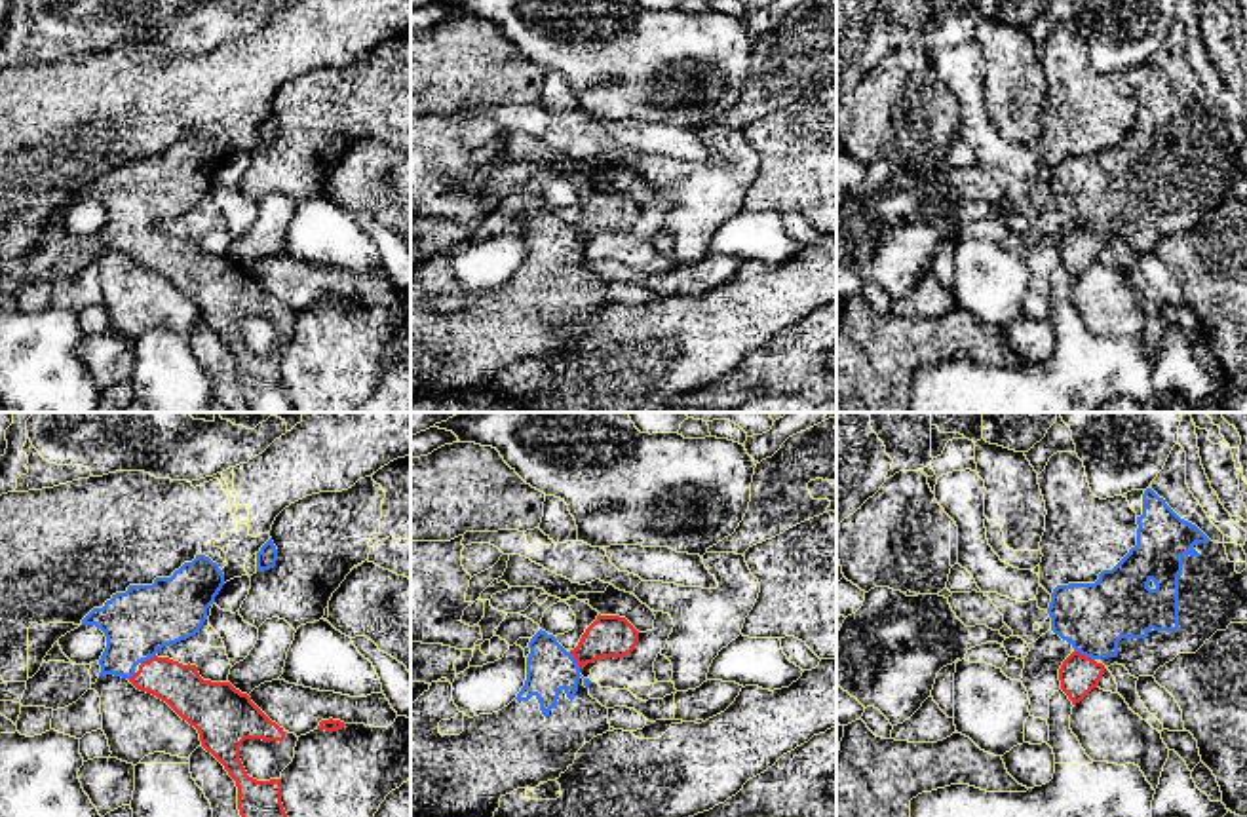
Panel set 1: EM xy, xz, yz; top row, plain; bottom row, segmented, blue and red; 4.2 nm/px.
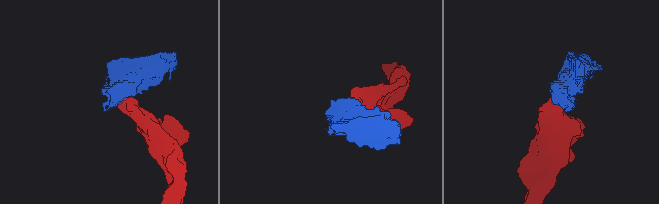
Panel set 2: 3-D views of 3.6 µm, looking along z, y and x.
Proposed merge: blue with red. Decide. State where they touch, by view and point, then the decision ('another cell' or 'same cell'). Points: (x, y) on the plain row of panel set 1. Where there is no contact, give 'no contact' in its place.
yz (1084, 228) | same cell

